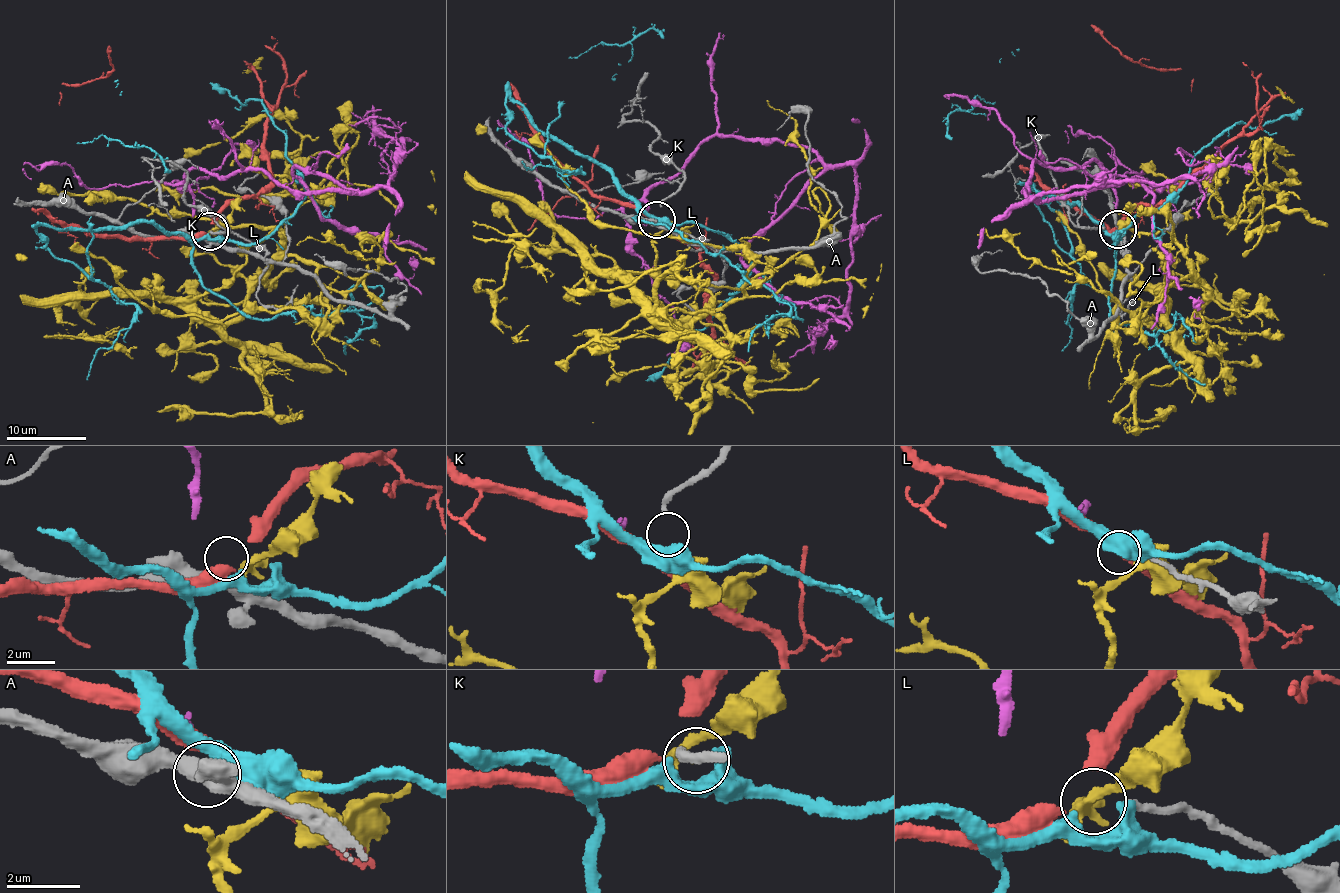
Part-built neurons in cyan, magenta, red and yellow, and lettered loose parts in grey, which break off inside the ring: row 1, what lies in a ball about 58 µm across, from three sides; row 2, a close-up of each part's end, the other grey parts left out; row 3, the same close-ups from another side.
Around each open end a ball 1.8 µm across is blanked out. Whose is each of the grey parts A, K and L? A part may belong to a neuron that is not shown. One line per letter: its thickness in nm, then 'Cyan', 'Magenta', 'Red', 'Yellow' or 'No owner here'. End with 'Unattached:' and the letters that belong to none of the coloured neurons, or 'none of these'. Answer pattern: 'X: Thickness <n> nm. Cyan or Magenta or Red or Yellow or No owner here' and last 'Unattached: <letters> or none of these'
A: Thickness 400 nm. No owner here
K: Thickness 260 nm. Cyan
L: Thickness 200 nm. Red
Unattached: A

